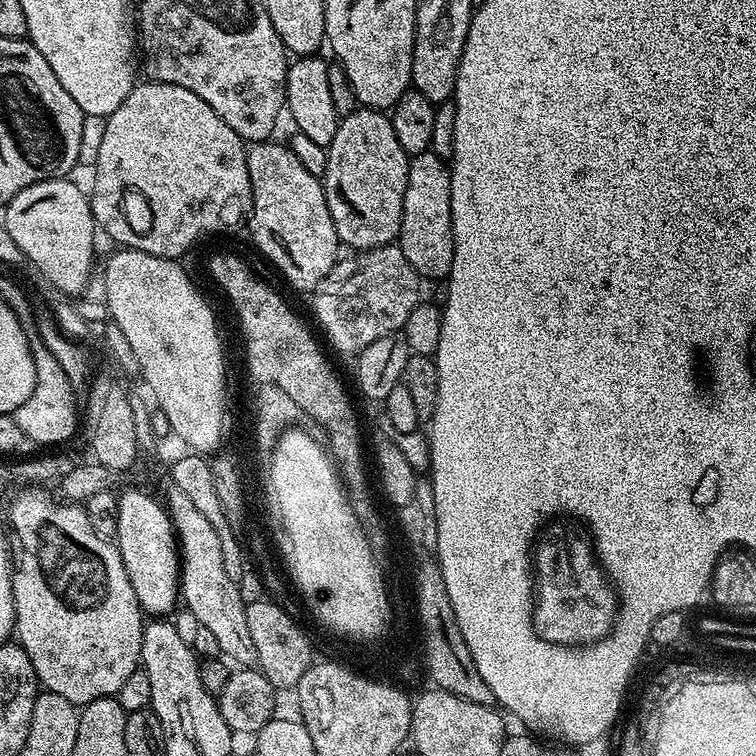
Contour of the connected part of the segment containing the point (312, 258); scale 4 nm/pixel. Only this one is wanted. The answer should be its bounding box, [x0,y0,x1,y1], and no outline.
[247,142,342,294]

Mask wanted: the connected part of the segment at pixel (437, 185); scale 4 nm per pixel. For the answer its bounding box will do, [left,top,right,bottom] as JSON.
[398,150,454,282]

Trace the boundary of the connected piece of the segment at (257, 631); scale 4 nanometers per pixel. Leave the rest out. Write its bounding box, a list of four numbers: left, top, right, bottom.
[246,598,314,690]

